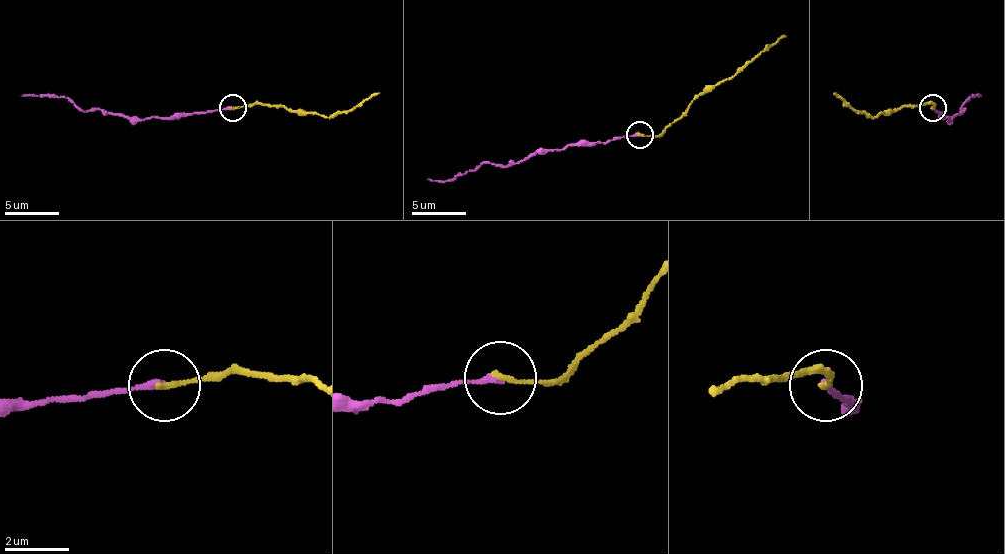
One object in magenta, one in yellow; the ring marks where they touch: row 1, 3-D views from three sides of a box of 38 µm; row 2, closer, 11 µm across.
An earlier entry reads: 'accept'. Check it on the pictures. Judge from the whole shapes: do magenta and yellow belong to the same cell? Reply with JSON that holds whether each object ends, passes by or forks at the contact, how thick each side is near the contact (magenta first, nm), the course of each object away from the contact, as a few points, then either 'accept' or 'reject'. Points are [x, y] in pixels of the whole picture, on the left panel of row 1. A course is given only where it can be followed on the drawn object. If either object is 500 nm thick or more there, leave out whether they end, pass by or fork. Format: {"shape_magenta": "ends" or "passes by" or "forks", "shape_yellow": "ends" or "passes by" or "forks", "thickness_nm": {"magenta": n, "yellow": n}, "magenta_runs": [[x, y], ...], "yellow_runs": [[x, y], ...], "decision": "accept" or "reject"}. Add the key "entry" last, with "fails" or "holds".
{"shape_magenta": "ends", "shape_yellow": "ends", "thickness_nm": {"magenta": 200, "yellow": 170}, "magenta_runs": [[233, 107], [174, 113], [168, 118], [130, 118], [76, 107], [62, 96], [21, 96]], "yellow_runs": [[233, 107], [285, 104], [293, 110], [337, 115], [380, 94]], "decision": "accept", "entry": "holds"}

